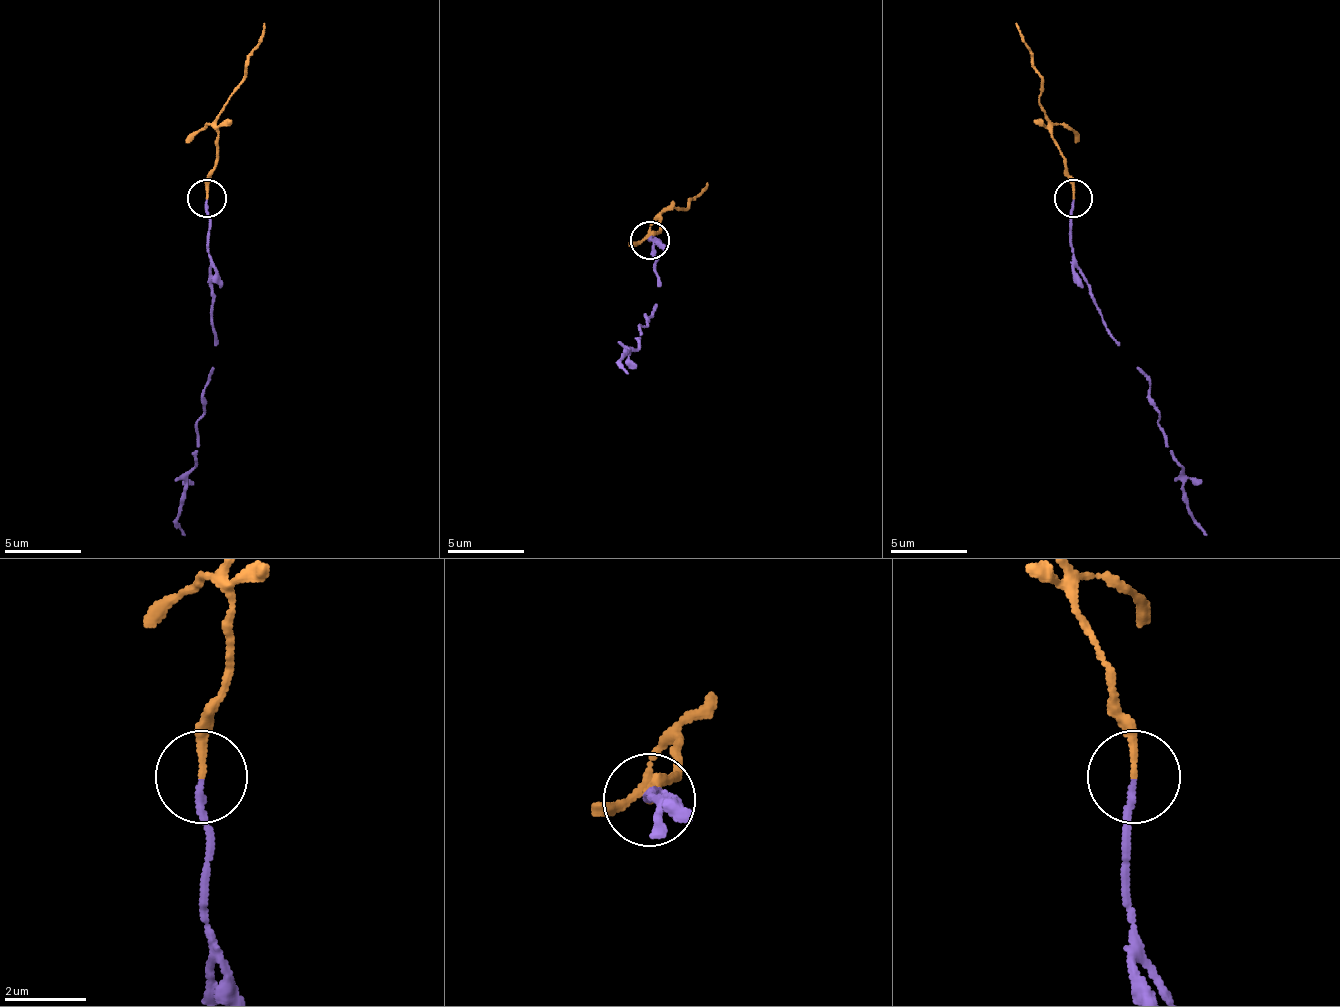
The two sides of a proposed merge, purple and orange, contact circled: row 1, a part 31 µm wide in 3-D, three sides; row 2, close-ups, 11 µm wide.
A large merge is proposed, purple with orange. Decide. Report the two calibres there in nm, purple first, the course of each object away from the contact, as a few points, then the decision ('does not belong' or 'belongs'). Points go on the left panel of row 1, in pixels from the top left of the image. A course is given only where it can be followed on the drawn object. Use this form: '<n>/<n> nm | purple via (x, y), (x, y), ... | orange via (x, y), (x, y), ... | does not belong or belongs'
140/160 nm | purple via (207, 199), (215, 367), (207, 383), (196, 432), (192, 471), (177, 524), (185, 535) | orange via (207, 199), (207, 176), (215, 165), (219, 111), (242, 81), (265, 23) | belongs

